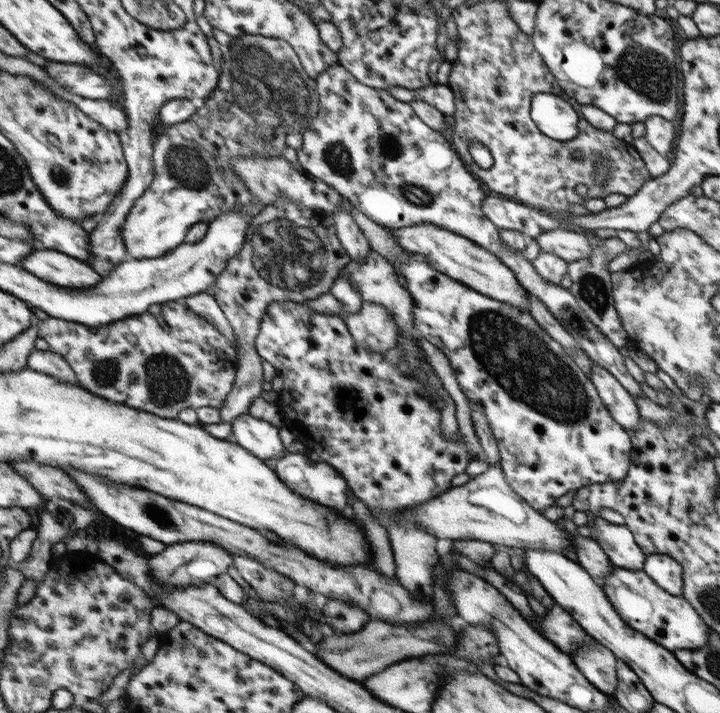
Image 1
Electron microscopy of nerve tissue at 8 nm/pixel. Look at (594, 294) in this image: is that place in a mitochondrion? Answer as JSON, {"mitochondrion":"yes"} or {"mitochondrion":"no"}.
{"mitochondrion":"yes"}

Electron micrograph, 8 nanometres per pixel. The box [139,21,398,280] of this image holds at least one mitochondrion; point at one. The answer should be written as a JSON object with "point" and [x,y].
{"point":[264,100]}

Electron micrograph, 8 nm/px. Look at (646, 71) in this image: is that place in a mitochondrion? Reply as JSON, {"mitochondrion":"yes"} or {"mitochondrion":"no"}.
{"mitochondrion":"yes"}

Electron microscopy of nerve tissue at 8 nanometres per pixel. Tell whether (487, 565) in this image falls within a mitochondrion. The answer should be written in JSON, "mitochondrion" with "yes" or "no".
{"mitochondrion":"no"}

